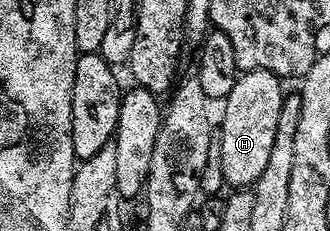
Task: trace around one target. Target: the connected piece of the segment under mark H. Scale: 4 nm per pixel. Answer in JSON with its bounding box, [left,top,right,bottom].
[218,70,286,189]

